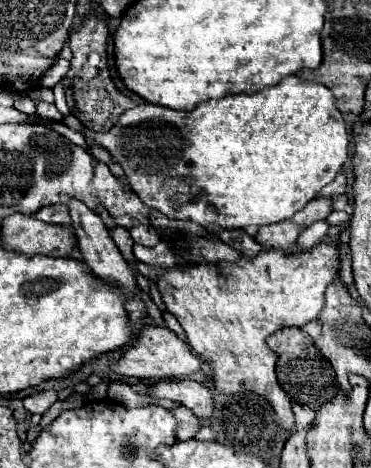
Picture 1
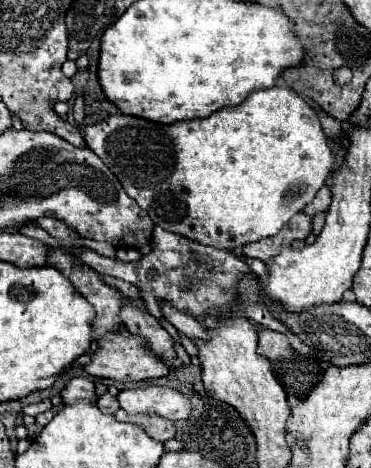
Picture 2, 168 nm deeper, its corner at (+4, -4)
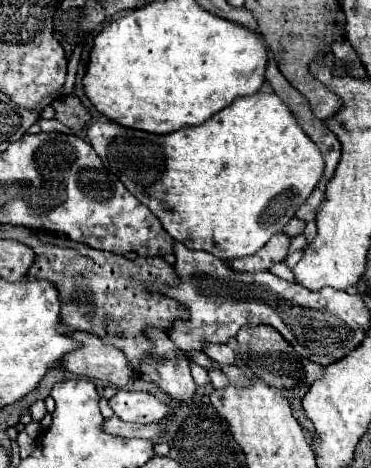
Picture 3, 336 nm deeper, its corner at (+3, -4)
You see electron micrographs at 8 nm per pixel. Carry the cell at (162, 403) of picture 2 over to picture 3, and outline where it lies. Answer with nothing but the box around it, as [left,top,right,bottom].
[109,391,169,423]

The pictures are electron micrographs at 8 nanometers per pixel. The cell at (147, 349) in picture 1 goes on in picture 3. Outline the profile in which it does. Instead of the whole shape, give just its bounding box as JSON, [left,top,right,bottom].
[63,331,141,387]

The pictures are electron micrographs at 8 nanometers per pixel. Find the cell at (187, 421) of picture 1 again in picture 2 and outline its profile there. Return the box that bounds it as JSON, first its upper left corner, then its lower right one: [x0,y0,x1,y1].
[114,409,176,441]

